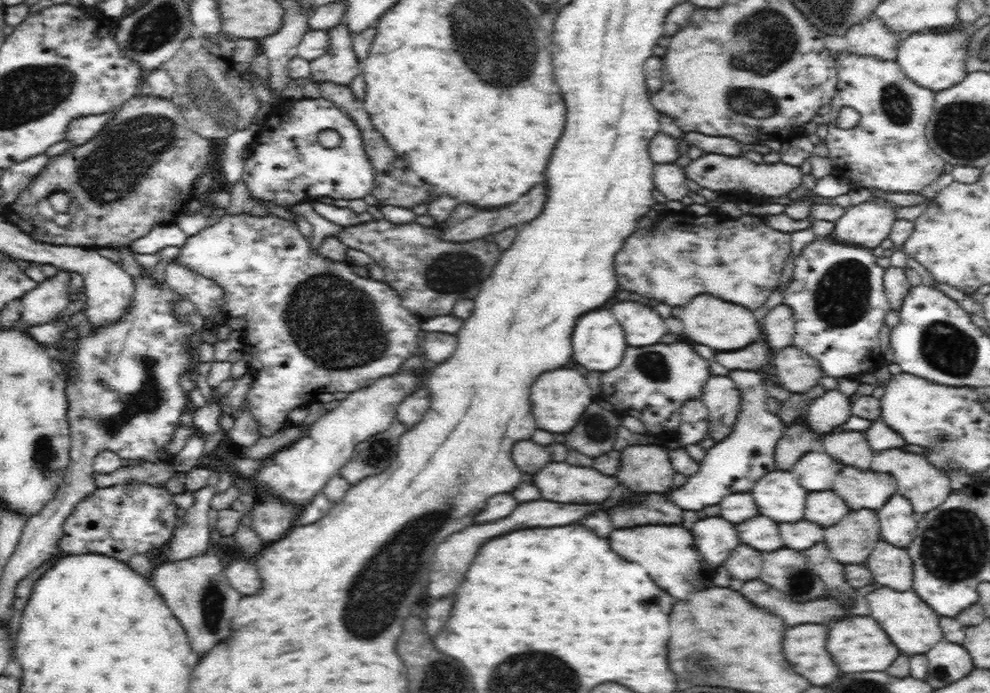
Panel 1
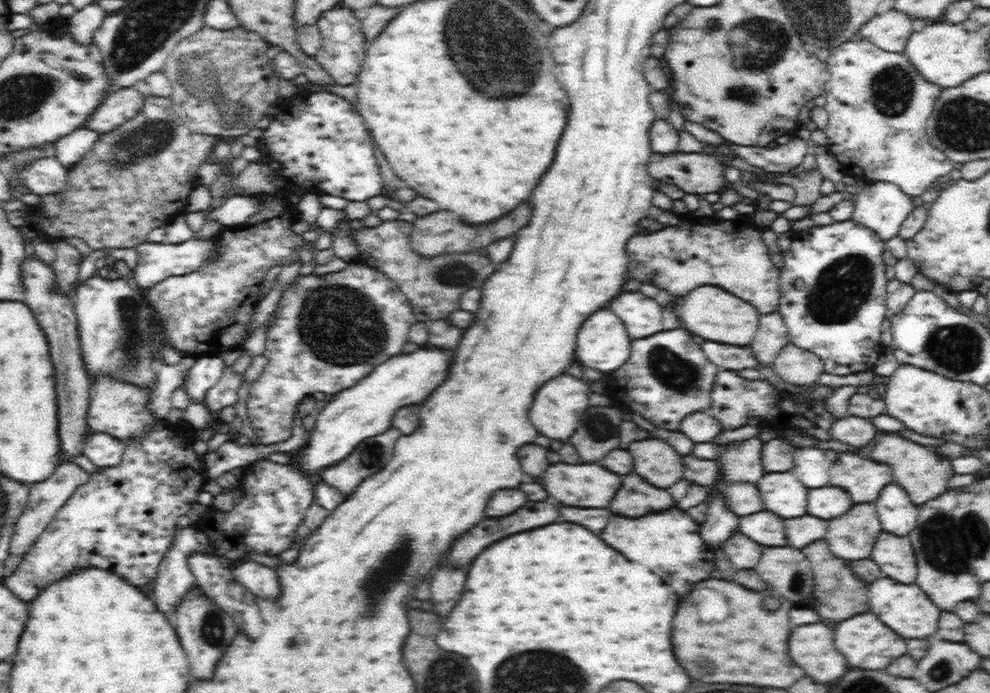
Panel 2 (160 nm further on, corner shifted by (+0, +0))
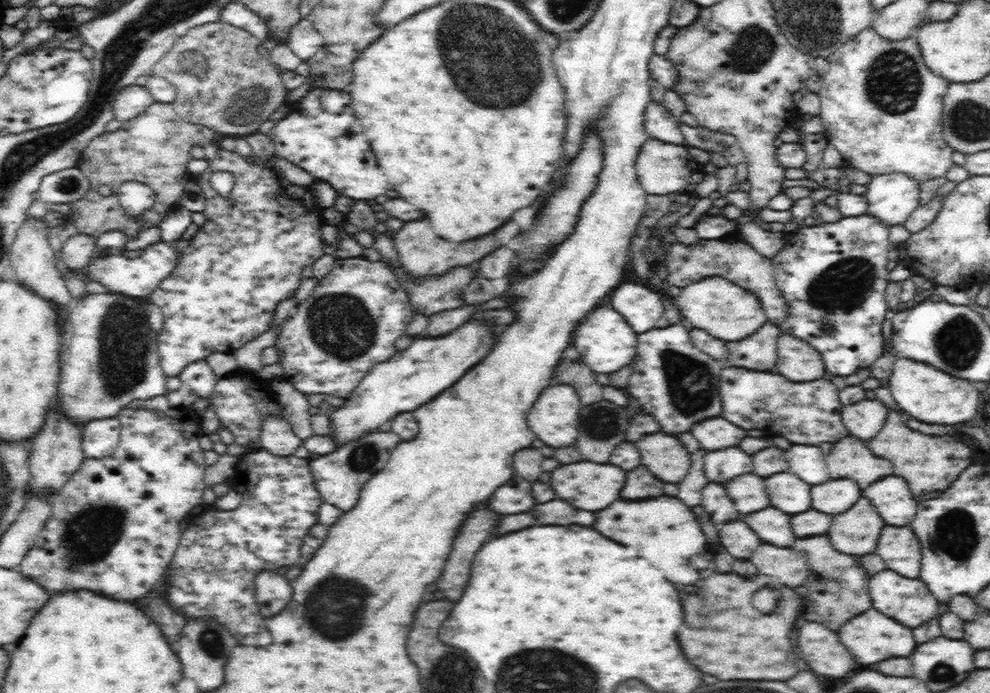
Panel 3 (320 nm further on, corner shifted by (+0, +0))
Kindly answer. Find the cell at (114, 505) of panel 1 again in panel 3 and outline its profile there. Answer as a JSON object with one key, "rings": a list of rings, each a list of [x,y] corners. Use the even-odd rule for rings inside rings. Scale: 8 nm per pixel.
{"rings":[[[184,407],[167,410],[152,410],[142,408],[128,408],[121,410],[116,418],[121,424],[121,435],[119,446],[107,457],[101,459],[91,459],[85,457],[80,468],[72,473],[71,479],[59,490],[58,494],[51,498],[52,514],[44,523],[44,528],[40,530],[39,535],[35,538],[31,549],[26,553],[22,562],[16,567],[20,574],[26,579],[32,579],[32,582],[40,584],[49,592],[58,593],[66,592],[69,589],[91,589],[92,592],[104,592],[104,596],[114,597],[116,600],[136,600],[144,594],[149,594],[156,586],[156,582],[162,580],[167,573],[174,553],[180,544],[182,528],[180,522],[191,518],[191,510],[198,505],[204,505],[202,493],[206,488],[203,483],[204,470],[206,470],[204,450],[200,447],[200,437],[204,435],[201,425],[200,416],[194,410]]]}

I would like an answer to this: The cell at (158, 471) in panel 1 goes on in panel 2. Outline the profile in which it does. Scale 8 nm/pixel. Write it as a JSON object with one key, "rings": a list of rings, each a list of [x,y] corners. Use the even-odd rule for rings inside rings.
{"rings":[[[68,462],[60,464],[58,468],[43,482],[36,483],[30,487],[29,499],[27,506],[24,507],[22,515],[19,516],[15,524],[14,535],[11,536],[11,548],[8,553],[4,567],[4,577],[9,577],[15,572],[25,553],[38,540],[38,537],[46,530],[46,526],[50,521],[54,520],[54,516],[58,510],[64,506],[64,503],[72,496],[72,493],[81,484],[86,484],[89,479],[89,473],[82,469],[76,463]]]}

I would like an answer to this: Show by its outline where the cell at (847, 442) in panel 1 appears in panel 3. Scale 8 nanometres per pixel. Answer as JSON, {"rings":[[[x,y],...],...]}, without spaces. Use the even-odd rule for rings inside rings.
{"rings":[[[862,399],[842,406],[841,423],[853,437],[870,440],[878,434],[888,417],[888,407],[878,399]]]}

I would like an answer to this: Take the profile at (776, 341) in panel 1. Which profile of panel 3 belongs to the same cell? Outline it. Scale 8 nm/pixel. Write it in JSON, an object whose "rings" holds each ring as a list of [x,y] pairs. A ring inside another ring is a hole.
{"rings":[[[764,324],[752,336],[728,344],[728,367],[748,368],[750,370],[772,370],[776,364],[776,340],[780,330],[774,324]]]}

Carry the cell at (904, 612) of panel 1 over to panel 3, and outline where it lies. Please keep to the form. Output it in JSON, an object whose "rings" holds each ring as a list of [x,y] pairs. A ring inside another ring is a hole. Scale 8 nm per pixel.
{"rings":[[[888,568],[870,576],[868,592],[872,596],[876,610],[880,610],[882,614],[886,614],[886,616],[898,620],[900,624],[910,626],[910,628],[916,628],[938,614],[938,600],[932,600],[934,596],[928,596],[928,588],[924,588],[922,579],[908,580],[908,578],[896,574]]]}

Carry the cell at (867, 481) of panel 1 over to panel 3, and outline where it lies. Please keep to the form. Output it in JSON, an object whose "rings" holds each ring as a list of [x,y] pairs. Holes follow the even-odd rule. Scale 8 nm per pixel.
{"rings":[[[850,434],[836,441],[826,458],[830,478],[852,478],[862,486],[860,490],[892,474],[890,462],[872,456],[866,444]]]}

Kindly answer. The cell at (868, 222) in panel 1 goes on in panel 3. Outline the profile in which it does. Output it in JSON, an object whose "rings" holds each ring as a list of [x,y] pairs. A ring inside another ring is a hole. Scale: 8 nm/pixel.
{"rings":[[[900,172],[873,176],[866,185],[868,190],[864,192],[868,206],[866,213],[876,218],[877,222],[884,223],[884,226],[888,228],[895,224],[904,225],[906,219],[916,211],[916,208],[919,208],[920,185],[916,180],[909,179],[908,176],[901,175]]]}

